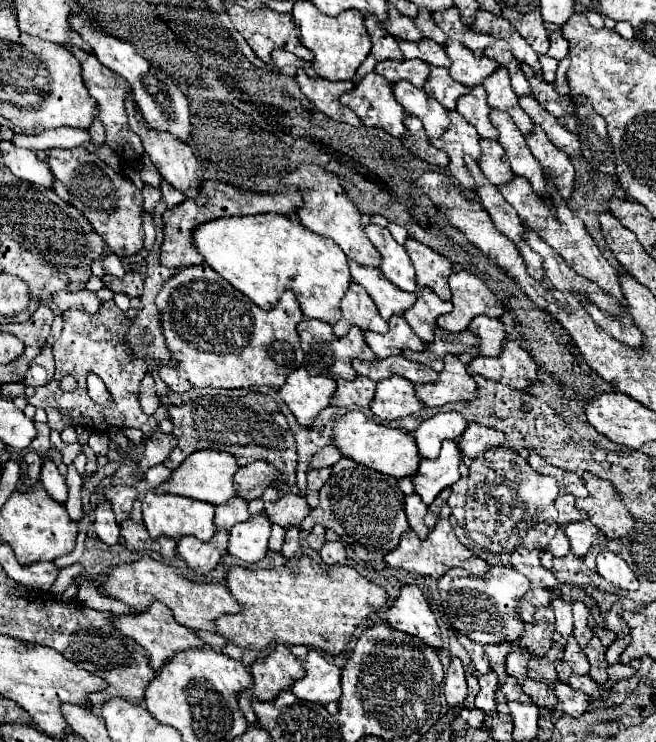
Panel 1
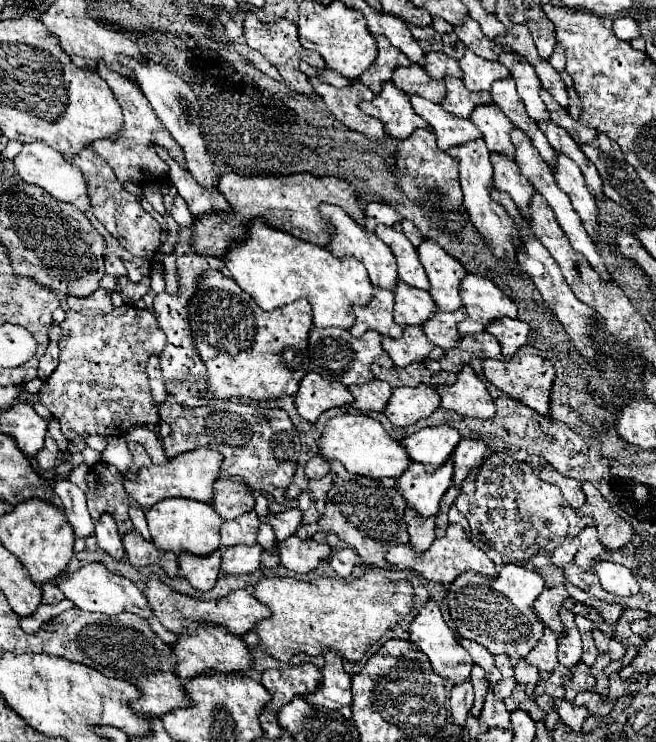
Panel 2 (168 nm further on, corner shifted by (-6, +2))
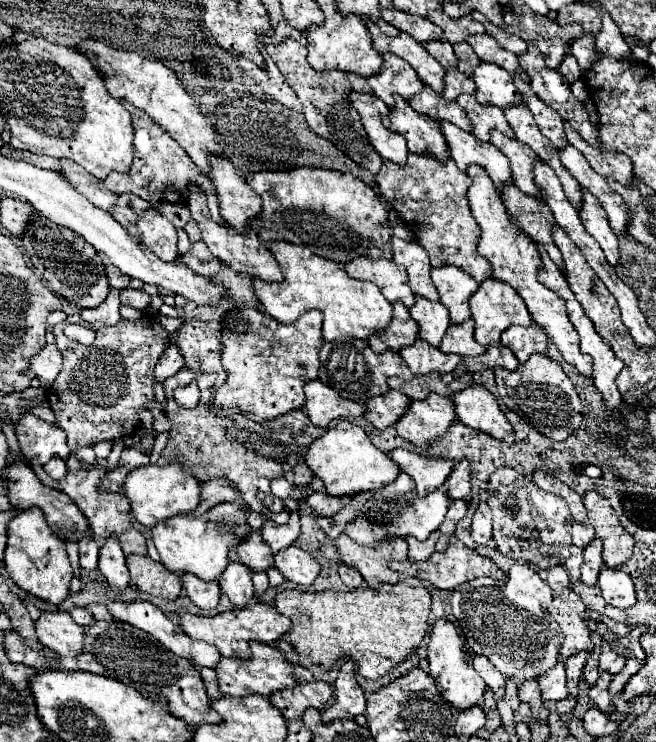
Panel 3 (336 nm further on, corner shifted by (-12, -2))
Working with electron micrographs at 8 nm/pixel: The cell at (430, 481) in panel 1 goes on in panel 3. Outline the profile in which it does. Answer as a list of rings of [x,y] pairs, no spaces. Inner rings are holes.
[[[400,474],[392,484],[388,484],[384,490],[374,492],[374,498],[370,500],[372,518],[356,518],[354,522],[346,524],[348,536],[364,546],[374,546],[374,542],[384,540],[388,536],[416,536],[418,540],[426,540],[430,532],[438,530],[438,526],[444,522],[446,510],[448,510],[448,492],[444,486],[440,486],[436,492],[430,492],[428,496],[416,496],[416,484],[412,484],[412,478],[408,474]]]

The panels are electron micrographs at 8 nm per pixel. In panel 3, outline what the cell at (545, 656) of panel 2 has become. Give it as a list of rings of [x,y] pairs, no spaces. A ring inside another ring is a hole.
[[[564,658],[556,662],[554,668],[544,672],[540,676],[540,688],[542,688],[542,698],[544,700],[562,700],[568,696],[568,686],[566,686],[566,672],[564,672]]]

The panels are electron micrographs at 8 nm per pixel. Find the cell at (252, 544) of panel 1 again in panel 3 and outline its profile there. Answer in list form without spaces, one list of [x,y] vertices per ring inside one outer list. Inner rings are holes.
[[[230,562],[228,568],[218,578],[222,594],[226,594],[232,604],[238,608],[244,608],[246,602],[254,596],[254,584],[252,584],[252,572],[244,568],[244,564]]]

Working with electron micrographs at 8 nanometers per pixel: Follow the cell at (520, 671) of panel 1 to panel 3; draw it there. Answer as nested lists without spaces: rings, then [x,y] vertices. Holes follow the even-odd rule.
[[[524,680],[518,688],[518,696],[522,702],[528,702],[530,708],[532,708],[532,714],[534,718],[538,718],[538,710],[542,706],[542,700],[540,700],[540,684],[538,680]]]

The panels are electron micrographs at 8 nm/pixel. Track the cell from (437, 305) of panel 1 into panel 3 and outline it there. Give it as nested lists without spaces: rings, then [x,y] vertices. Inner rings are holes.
[[[466,320],[462,324],[452,324],[440,344],[440,350],[446,354],[458,356],[478,356],[486,348],[474,340],[474,320]]]

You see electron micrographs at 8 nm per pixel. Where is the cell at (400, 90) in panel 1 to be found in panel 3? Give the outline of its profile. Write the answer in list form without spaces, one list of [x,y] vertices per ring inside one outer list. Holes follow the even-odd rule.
[[[438,122],[438,126],[448,142],[450,158],[456,162],[460,170],[466,170],[466,166],[470,164],[486,168],[498,190],[502,190],[502,186],[512,180],[510,162],[494,144],[482,142],[474,134],[464,132],[462,128],[456,128],[454,124],[448,122]]]

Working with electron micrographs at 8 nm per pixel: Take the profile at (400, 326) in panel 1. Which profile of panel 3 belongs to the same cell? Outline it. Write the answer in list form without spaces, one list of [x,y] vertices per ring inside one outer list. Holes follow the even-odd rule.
[[[416,340],[416,344],[402,348],[400,350],[402,360],[408,364],[408,368],[414,374],[428,374],[428,372],[452,372],[458,362],[460,356],[456,354],[444,354],[438,348],[432,348],[432,344],[424,344],[424,340]]]

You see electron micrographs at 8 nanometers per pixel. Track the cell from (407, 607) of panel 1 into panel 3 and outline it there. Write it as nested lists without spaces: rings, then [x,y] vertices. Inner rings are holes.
[[[444,618],[436,620],[432,626],[430,642],[428,642],[428,662],[430,662],[430,676],[438,682],[440,694],[444,696],[444,700],[448,700],[452,706],[460,710],[480,702],[486,690],[486,684],[480,676],[476,676],[476,670],[472,668],[472,662],[470,662],[470,652],[464,648],[464,642],[458,636],[454,624]]]

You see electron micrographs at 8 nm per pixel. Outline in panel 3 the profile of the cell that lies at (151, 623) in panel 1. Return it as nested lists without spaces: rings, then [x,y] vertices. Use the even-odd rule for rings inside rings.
[[[262,642],[248,644],[252,656],[250,658],[226,658],[222,656],[214,668],[218,678],[218,688],[222,694],[228,696],[248,696],[248,694],[262,694],[268,696],[276,690],[292,688],[296,682],[292,678],[292,664],[286,662],[286,658],[272,646],[266,646]]]

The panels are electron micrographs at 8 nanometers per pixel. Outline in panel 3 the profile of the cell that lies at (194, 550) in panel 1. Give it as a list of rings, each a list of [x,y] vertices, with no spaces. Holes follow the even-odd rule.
[[[188,572],[182,574],[180,580],[182,580],[182,586],[186,588],[186,594],[198,608],[204,608],[204,610],[216,608],[220,600],[220,586],[216,582],[200,580],[198,576],[192,576]]]

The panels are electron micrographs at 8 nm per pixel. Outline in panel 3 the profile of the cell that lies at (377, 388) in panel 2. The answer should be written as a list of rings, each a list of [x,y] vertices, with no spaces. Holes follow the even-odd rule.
[[[390,390],[384,396],[374,396],[366,402],[364,418],[372,422],[378,430],[382,430],[386,426],[392,426],[404,414],[408,402],[408,396],[398,390]]]

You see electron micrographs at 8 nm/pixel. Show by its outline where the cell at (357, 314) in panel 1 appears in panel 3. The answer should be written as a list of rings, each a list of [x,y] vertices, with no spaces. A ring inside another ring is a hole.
[[[394,302],[394,316],[390,320],[390,326],[384,332],[372,332],[372,336],[368,336],[366,342],[378,354],[384,352],[386,348],[400,350],[412,346],[416,338],[418,338],[418,326],[410,318],[408,308],[400,302]]]

